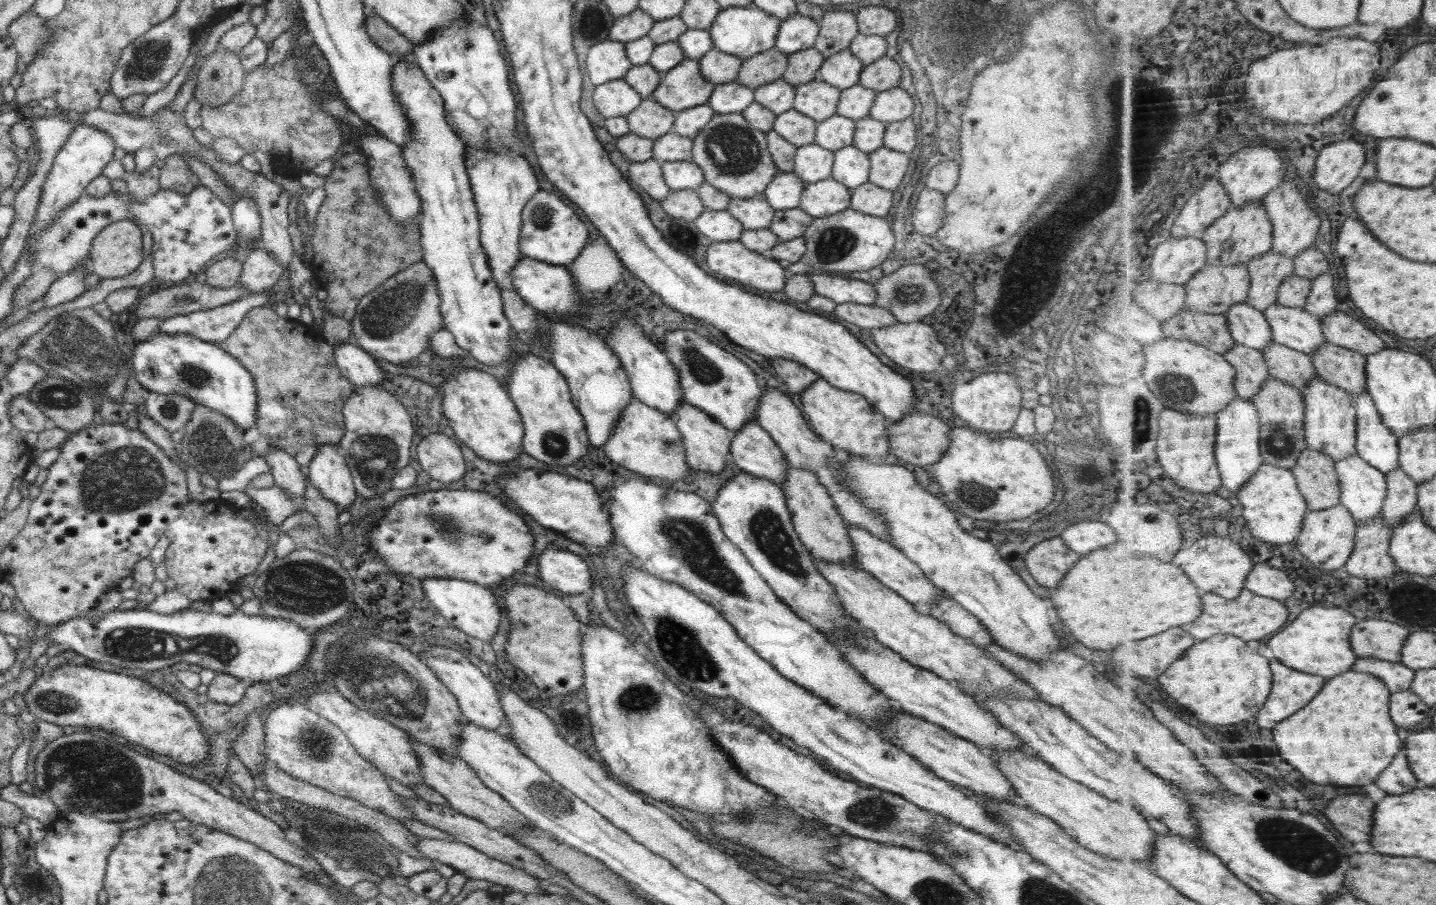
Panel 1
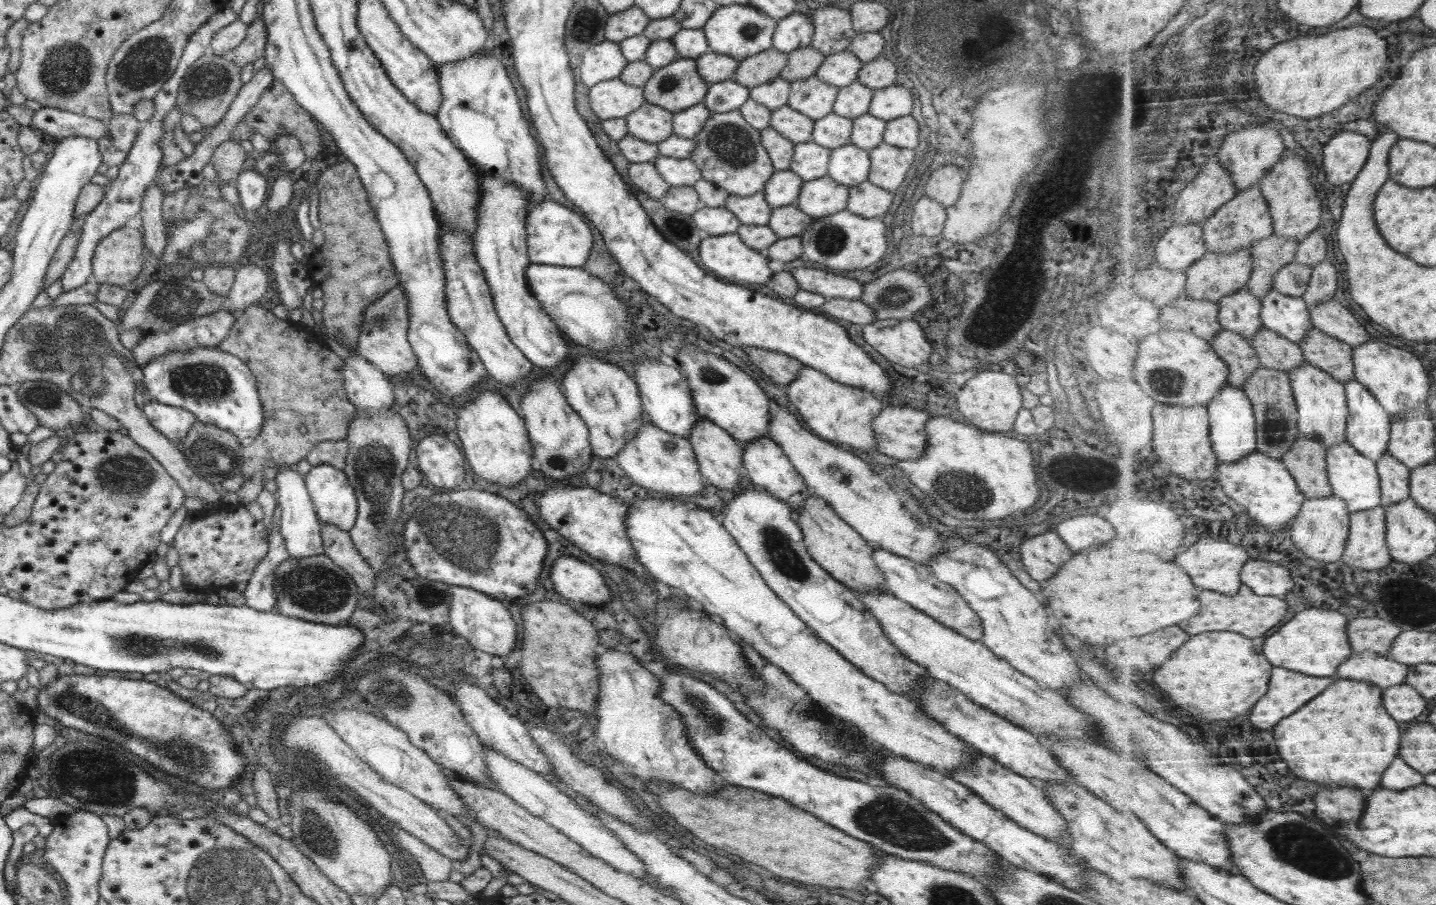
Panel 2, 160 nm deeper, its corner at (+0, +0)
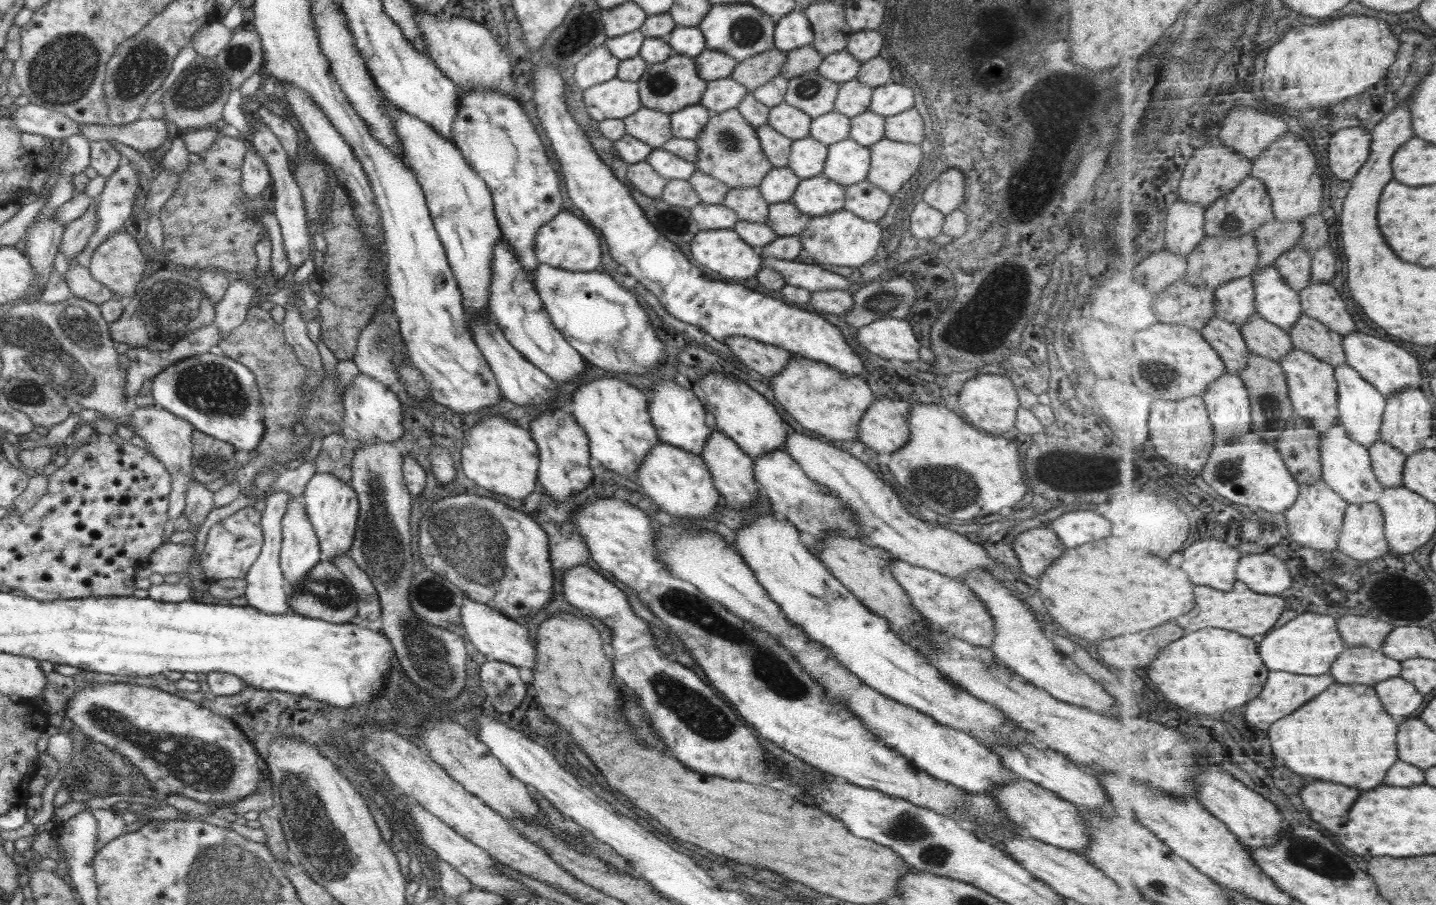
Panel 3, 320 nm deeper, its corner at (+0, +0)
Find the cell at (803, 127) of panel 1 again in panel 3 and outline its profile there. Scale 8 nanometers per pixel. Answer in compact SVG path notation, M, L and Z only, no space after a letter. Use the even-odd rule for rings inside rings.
M780 103L770 108L767 124L779 134L796 140L809 136L812 119L799 108Z

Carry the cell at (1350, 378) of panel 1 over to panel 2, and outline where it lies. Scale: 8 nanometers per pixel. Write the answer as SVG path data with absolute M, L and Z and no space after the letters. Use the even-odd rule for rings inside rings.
M1316 327L1308 333L1307 339L1299 344L1304 349L1307 362L1327 370L1344 384L1356 380L1355 345L1348 344Z

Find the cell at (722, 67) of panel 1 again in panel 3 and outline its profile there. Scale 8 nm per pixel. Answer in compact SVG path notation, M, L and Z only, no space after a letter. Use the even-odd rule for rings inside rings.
M706 48L694 58L694 63L698 77L704 81L712 81L729 78L737 61L723 52Z

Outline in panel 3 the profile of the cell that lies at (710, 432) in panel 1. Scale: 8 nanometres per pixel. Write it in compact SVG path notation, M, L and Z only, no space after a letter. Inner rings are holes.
M713 429L704 445L701 457L712 475L716 490L724 497L727 508L748 509L754 504L754 500L758 498L753 471L754 461L731 438L722 431Z

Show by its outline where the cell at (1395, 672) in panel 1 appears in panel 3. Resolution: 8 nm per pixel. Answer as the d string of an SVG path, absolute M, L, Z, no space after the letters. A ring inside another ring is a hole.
M1367 646L1348 647L1331 668L1337 682L1374 686L1384 680L1400 677L1402 671L1403 661Z

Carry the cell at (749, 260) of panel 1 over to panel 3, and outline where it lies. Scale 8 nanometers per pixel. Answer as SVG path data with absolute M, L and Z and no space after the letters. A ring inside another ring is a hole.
M701 229L693 238L690 250L694 260L726 278L750 278L761 269L762 256L754 253L733 229Z

